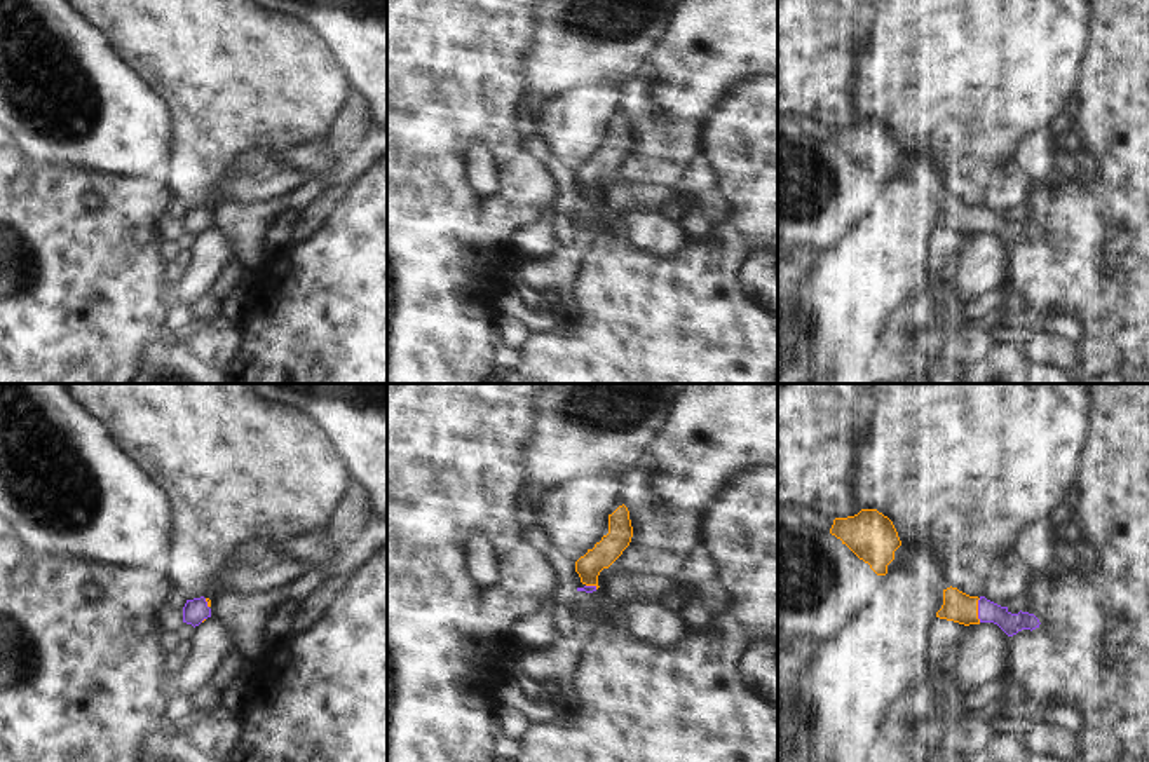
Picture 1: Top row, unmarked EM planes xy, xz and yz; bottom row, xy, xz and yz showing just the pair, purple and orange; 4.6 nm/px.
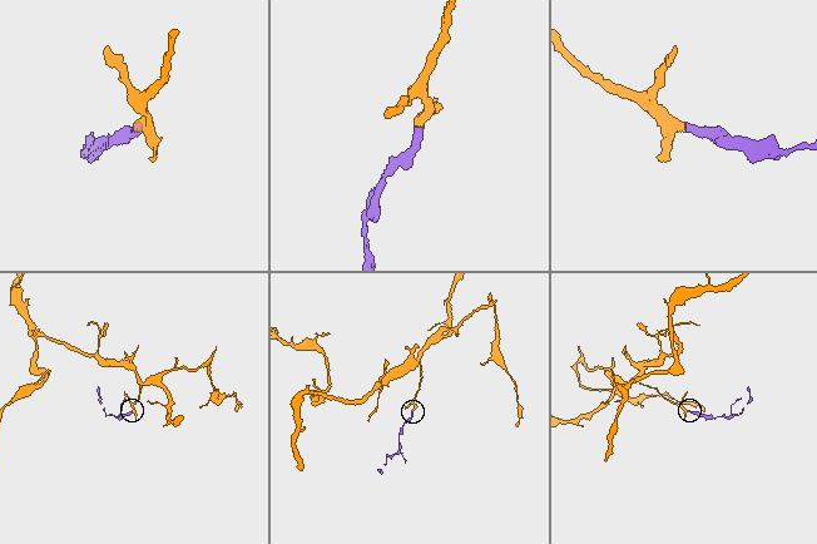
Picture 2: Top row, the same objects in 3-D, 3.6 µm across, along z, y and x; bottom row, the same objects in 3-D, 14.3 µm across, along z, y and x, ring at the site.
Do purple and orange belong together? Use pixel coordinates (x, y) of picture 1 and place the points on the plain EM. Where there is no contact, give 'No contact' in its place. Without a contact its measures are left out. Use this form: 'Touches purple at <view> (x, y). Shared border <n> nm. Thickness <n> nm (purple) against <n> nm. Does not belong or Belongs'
Touches purple at yz (979, 220). Shared border 110 nm. Thickness 100 nm (purple) against 140 nm. Belongs

